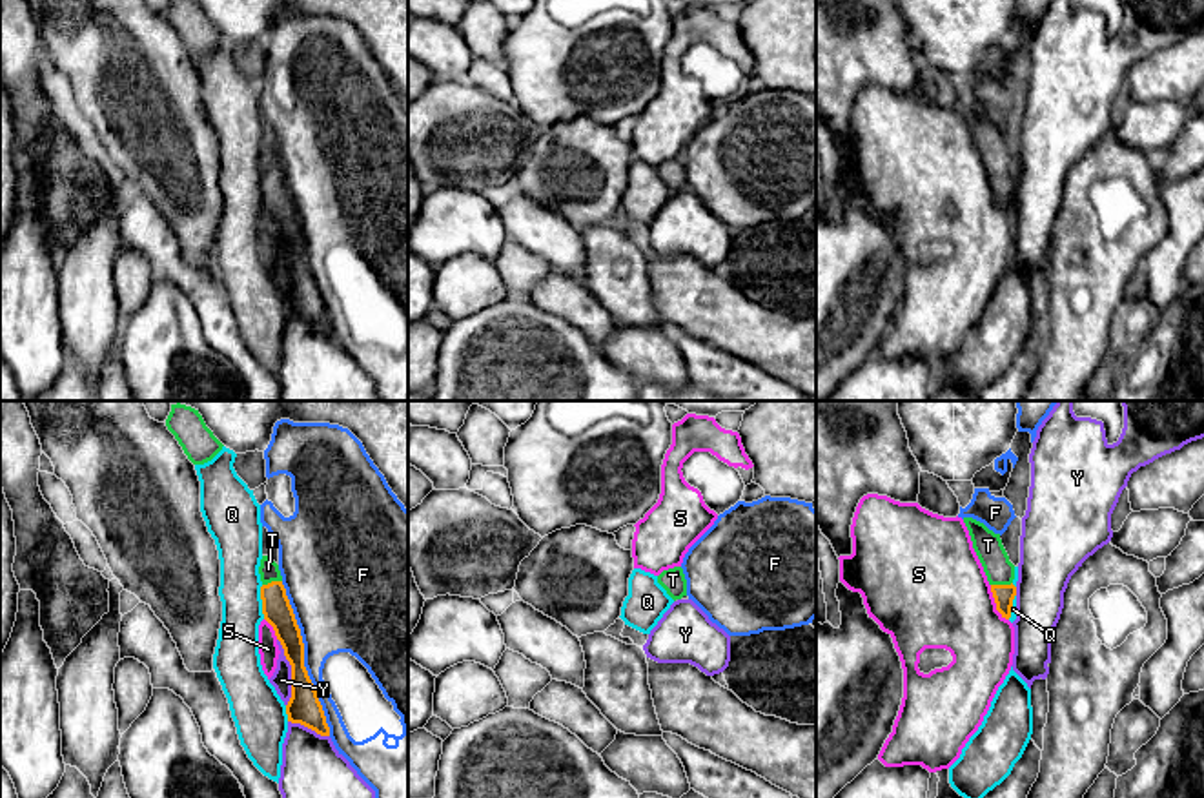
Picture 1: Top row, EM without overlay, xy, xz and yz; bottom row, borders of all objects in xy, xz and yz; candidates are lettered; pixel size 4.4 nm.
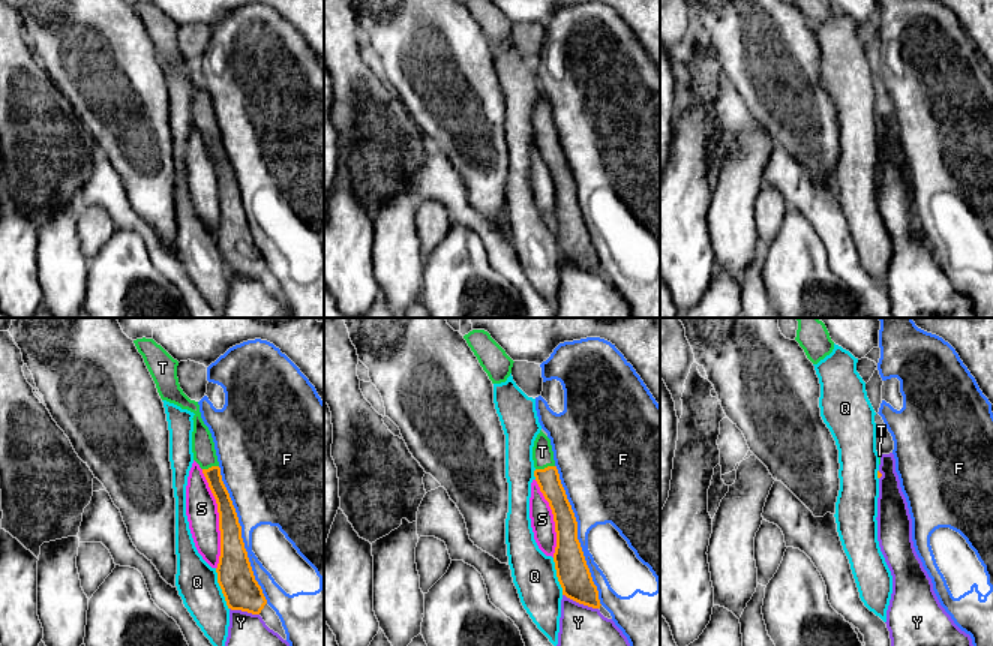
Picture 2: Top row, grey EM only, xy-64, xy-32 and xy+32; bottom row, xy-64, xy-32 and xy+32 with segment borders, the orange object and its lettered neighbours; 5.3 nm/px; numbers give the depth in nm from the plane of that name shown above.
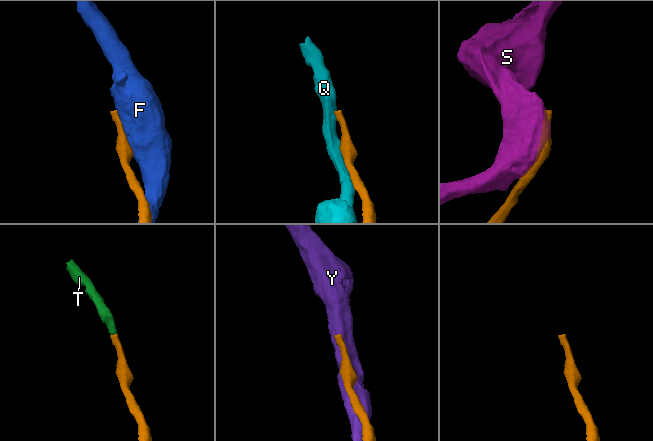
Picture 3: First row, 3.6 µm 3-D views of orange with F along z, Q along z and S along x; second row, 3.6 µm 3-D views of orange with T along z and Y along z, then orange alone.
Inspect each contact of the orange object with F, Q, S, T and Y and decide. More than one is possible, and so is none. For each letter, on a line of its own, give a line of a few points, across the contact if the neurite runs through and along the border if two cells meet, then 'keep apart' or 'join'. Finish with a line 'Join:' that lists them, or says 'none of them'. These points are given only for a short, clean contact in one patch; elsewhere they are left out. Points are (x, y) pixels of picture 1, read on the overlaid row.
F: keep apart
Q: keep apart
S: keep apart
T: line yz (1004, 594), (1000, 585), (1000, 571), (988, 545); join
Y: keep apart
Join: T

